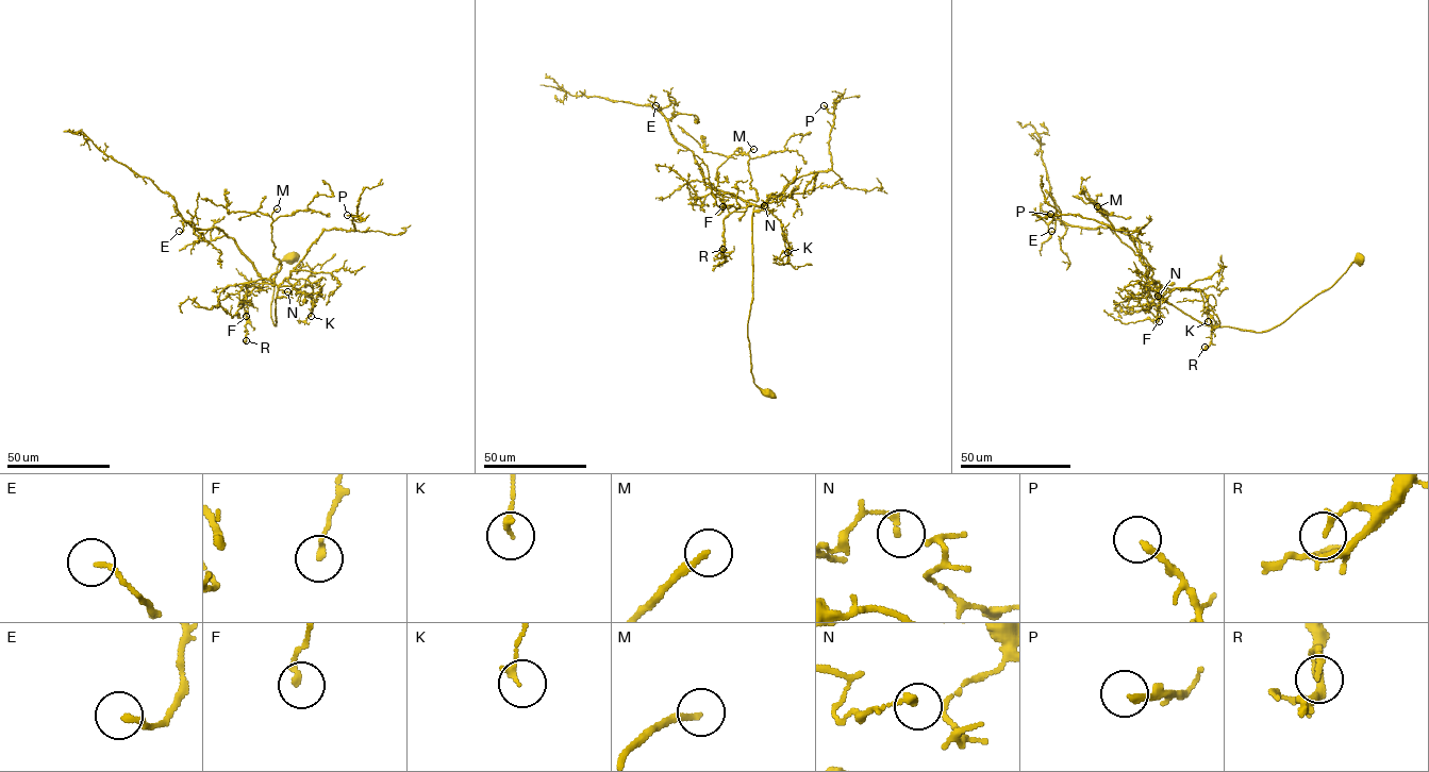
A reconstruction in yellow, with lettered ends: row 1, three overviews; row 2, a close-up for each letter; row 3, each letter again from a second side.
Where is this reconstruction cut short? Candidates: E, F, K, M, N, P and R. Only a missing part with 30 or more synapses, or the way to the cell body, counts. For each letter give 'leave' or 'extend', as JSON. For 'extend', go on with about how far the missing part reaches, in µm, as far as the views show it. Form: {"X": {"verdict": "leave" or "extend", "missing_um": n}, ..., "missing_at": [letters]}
{"E": {"verdict": "leave"}, "F": {"verdict": "leave"}, "K": {"verdict": "leave"}, "M": {"verdict": "extend", "missing_um": 40}, "N": {"verdict": "leave"}, "P": {"verdict": "extend", "missing_um": 25}, "R": {"verdict": "leave"}, "missing_at": ["M", "P"]}

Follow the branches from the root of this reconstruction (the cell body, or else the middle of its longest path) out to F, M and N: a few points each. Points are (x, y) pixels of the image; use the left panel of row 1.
F: (291, 257), (278, 265), (275, 279), (270, 317), (276, 325), (277, 285), (255, 287), (246, 300), (246, 316)
M: (291, 257), (275, 279), (275, 325), (278, 286), (269, 278), (281, 266), (271, 239), (277, 208)
N: (291, 257), (285, 257), (278, 265), (270, 317), (275, 325), (277, 291), (287, 291)

